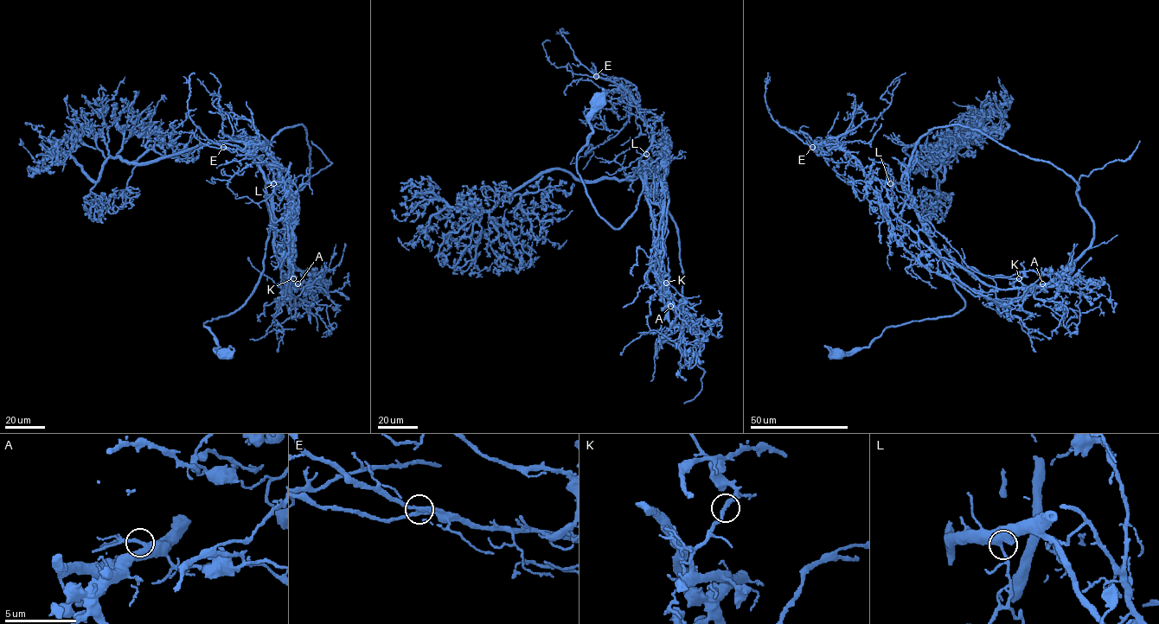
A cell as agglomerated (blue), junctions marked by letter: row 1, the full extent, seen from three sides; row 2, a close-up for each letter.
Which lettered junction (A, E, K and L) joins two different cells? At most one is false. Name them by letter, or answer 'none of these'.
K

